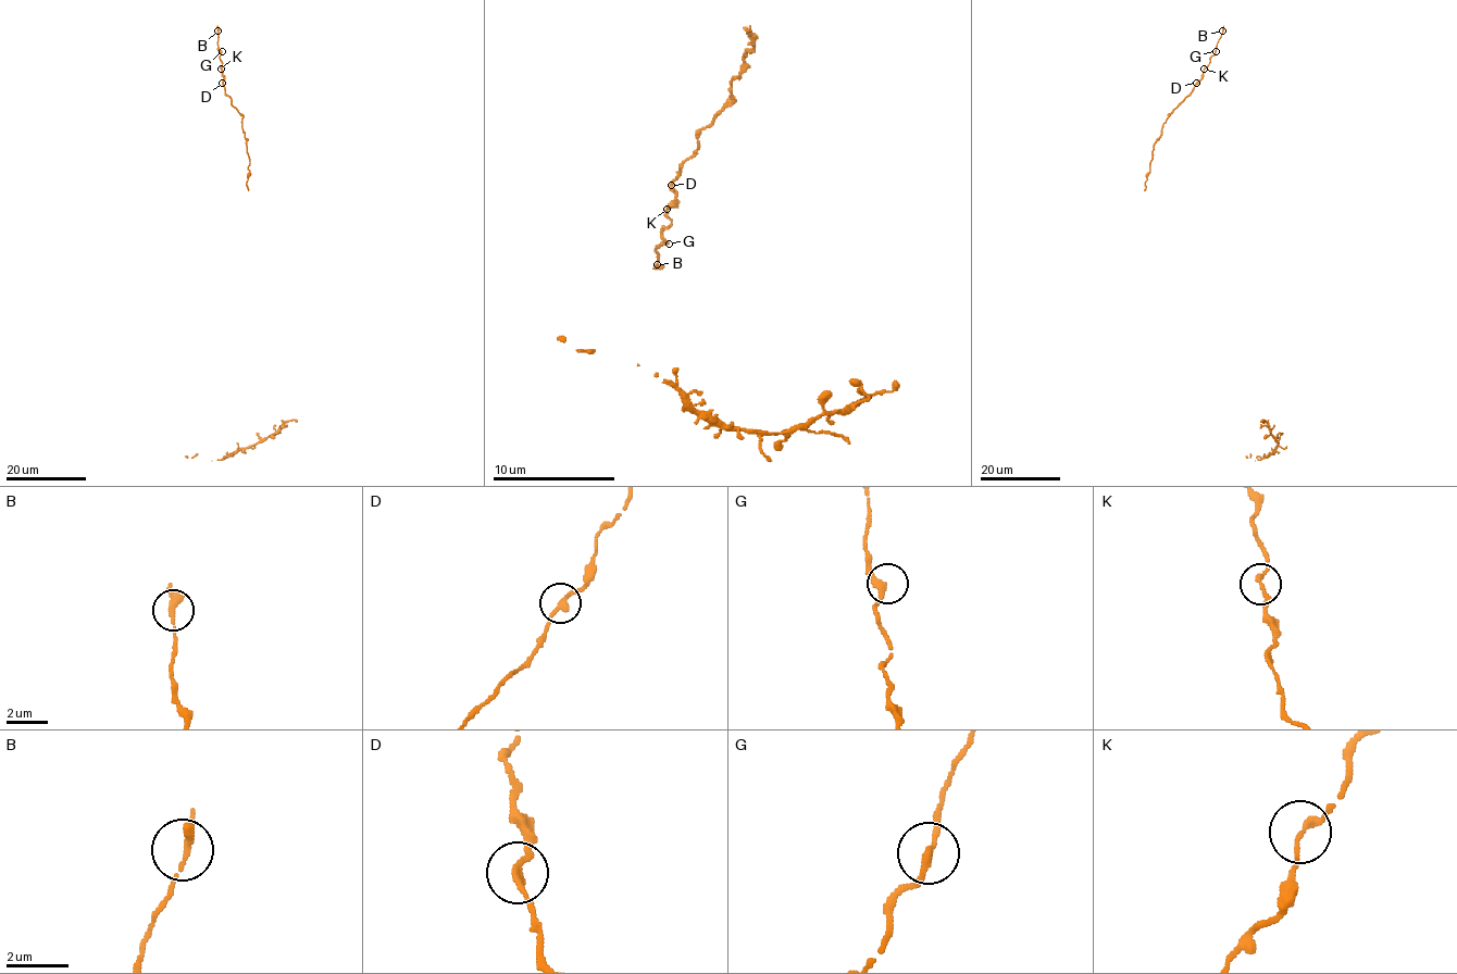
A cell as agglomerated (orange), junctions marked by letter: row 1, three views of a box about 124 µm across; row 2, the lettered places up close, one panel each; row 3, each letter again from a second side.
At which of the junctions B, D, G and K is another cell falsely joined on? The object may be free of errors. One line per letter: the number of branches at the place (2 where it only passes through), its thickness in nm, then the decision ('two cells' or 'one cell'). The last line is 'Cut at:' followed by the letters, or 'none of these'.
B: 2 branches meet; 240 nm thick; one cell
D: 2 branches meet; 240 nm thick; one cell
G: 2 branches meet; 240 nm thick; one cell
K: 2 branches meet; 200 nm thick; one cell
Cut at: none of these

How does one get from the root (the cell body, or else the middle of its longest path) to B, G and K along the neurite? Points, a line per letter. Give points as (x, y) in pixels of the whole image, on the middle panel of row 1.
B: (749, 28), (755, 47), (731, 84), (731, 101), (699, 133), (697, 151), (672, 182), (672, 222), (657, 264)
G: (749, 28), (755, 47), (731, 101), (672, 182), (669, 244)
K: (749, 28), (755, 47), (731, 84), (731, 101), (699, 133), (665, 209)

